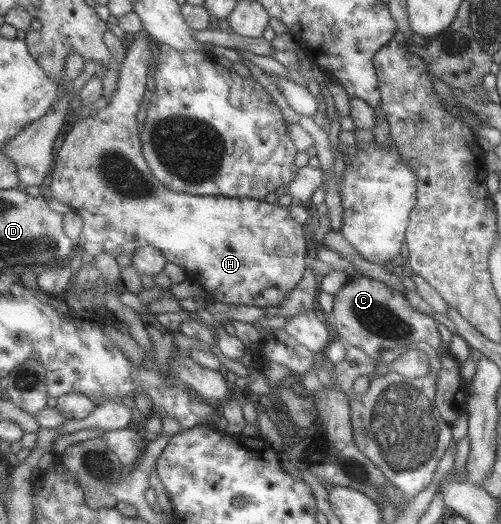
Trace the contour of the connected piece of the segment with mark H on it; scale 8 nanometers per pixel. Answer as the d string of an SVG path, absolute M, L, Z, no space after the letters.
M145 29L138 34L130 37L127 44L127 55L122 67L120 67L119 86L117 92L112 97L112 102L107 104L105 108L92 113L88 118L80 120L76 123L63 141L62 147L57 153L55 160L55 170L50 181L50 189L52 198L60 203L68 204L72 212L78 213L84 220L83 235L79 239L78 246L92 242L100 242L103 245L103 251L113 257L118 255L134 256L137 249L152 245L162 249L162 253L169 262L185 267L190 271L190 275L194 277L194 281L202 284L207 289L215 301L230 305L254 305L256 307L274 307L281 305L288 298L290 292L300 284L302 278L306 275L306 257L308 257L308 239L306 239L306 230L309 226L305 226L294 216L290 214L288 206L282 206L277 203L267 203L265 200L257 200L248 197L226 197L226 196L199 196L178 190L170 189L158 180L149 166L145 153L143 151L143 141L141 139L140 123L138 123L138 111L142 107L142 99L146 95L146 75L150 72L150 57L152 57L152 49L150 44L153 38Z

